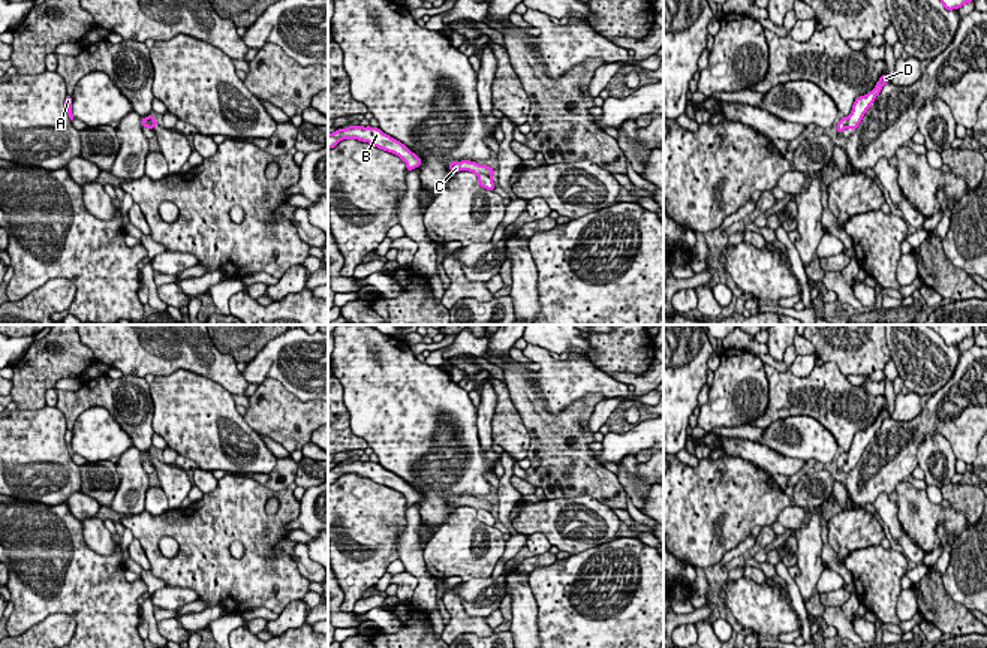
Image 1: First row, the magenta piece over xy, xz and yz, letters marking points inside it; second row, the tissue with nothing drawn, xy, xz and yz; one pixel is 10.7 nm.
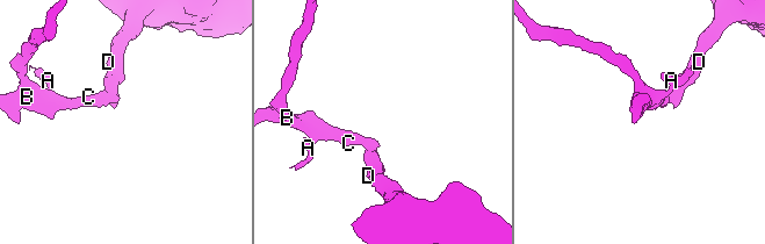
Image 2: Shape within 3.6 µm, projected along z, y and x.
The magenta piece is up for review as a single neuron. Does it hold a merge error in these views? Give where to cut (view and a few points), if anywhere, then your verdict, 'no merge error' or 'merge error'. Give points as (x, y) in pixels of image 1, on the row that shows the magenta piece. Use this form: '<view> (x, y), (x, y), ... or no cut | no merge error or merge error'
xz (490, 174), (478, 175) | merge error

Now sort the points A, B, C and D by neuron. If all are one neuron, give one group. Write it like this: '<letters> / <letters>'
A B C / D

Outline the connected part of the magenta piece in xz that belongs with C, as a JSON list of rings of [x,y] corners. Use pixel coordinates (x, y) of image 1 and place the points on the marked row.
[[[461,160],[461,162],[449,162],[448,163],[448,169],[454,171],[454,172],[460,172],[460,171],[469,171],[473,172],[476,175],[479,174],[488,174],[488,175],[494,175],[496,171],[493,168],[490,168],[488,165],[479,165],[476,162],[470,162],[470,160]]]

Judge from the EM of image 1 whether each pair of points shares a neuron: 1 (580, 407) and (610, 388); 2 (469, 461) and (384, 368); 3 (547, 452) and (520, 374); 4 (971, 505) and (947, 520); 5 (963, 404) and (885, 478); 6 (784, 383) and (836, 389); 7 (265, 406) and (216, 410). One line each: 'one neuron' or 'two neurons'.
1: two neurons
2: one neuron
3: one neuron
4: two neurons
5: one neuron
6: one neuron
7: two neurons

